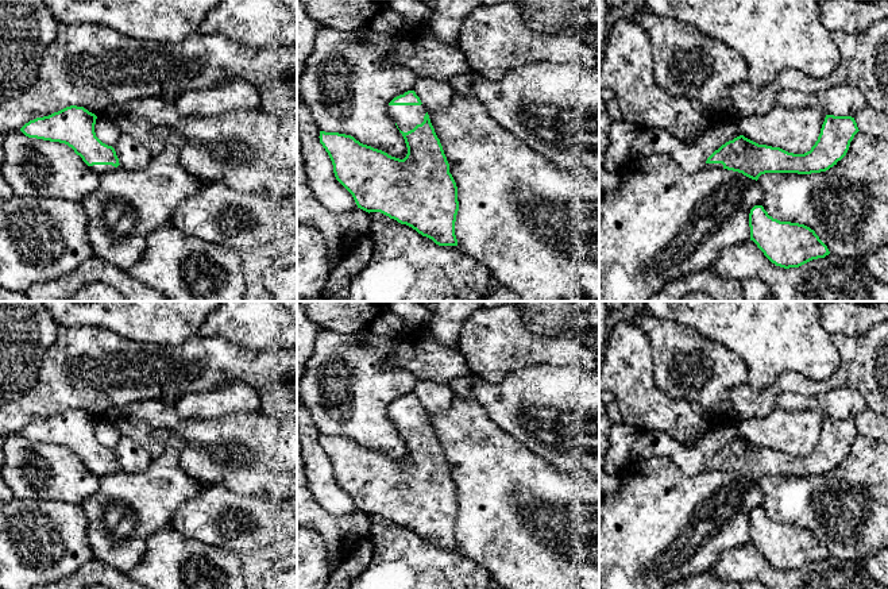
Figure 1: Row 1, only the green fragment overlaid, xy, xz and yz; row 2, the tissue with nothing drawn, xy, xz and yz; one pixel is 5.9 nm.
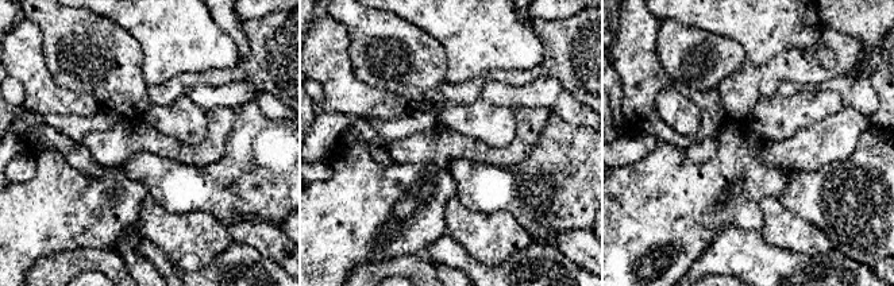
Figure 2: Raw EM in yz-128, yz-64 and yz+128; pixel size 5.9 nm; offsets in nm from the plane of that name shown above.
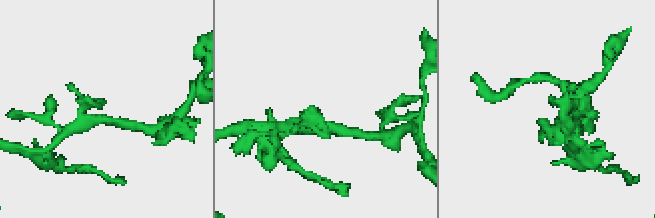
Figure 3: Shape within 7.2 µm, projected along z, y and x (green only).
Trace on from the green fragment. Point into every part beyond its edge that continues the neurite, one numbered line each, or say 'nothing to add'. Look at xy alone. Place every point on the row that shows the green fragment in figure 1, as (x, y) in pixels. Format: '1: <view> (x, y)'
1: xy (100, 169)

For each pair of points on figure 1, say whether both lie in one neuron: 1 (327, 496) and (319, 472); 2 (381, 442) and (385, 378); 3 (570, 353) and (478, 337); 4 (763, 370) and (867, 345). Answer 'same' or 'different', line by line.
1: same
2: same
3: same
4: different

